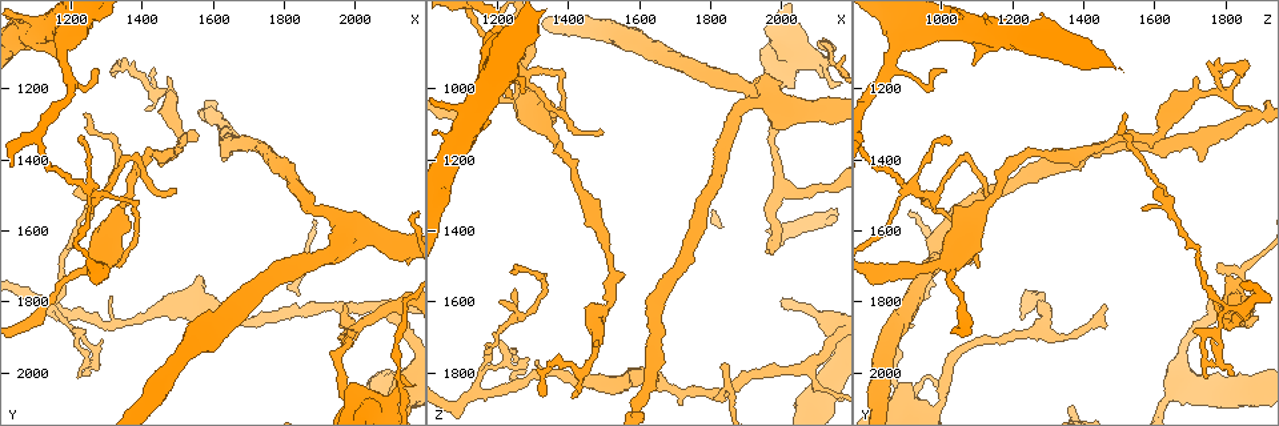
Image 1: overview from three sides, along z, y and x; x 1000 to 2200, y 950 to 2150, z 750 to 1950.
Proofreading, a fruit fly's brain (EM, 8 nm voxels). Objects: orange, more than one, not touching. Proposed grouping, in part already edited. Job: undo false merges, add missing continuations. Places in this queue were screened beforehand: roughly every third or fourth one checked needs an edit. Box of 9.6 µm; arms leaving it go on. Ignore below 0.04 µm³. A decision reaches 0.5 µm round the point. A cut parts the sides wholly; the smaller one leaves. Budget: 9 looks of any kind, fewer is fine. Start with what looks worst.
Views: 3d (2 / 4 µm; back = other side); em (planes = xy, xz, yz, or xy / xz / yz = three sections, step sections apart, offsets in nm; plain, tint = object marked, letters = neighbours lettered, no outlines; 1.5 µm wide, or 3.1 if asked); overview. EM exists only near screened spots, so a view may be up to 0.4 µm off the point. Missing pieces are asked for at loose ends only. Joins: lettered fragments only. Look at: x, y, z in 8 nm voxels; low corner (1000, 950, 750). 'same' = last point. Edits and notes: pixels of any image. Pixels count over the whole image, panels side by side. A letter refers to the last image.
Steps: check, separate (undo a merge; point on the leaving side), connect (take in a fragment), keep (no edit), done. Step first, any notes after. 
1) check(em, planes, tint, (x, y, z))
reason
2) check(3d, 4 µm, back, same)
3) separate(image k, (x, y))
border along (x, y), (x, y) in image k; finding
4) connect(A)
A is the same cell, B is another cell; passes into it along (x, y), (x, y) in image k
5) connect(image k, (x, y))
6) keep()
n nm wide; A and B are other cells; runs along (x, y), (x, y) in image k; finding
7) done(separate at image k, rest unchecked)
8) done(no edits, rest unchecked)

check(em, yz, step 8, tint, (1970, 1810, 1450))
branch stops here

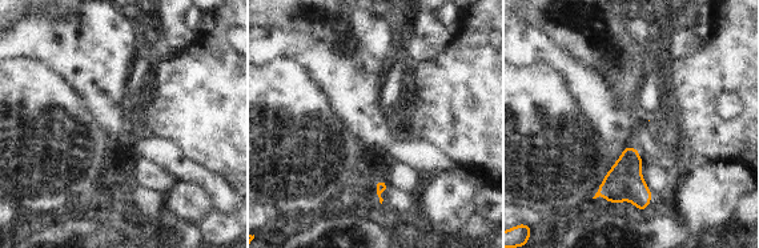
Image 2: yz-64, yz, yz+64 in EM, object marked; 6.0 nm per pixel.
check(em, planes, letters, same)

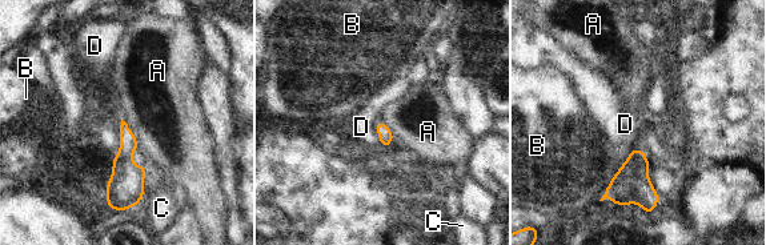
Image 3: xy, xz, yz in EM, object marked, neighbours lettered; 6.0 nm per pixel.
keep()
A, B, C and D are other cells; border along (121, 119), (137, 141), (139, 148) in image 3; none of them fits

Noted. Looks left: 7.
check(3d, 2 µm, (1240, 1470, 900))
sharp bend

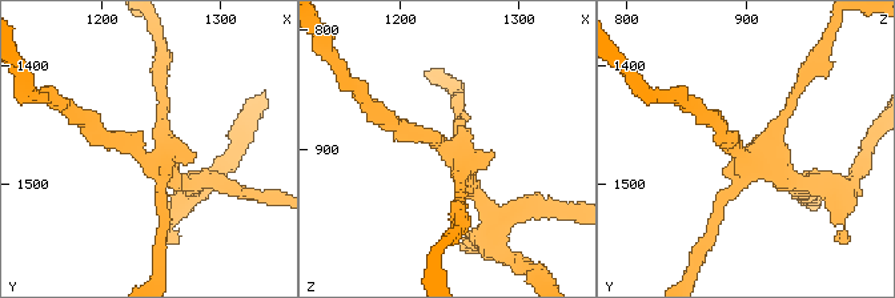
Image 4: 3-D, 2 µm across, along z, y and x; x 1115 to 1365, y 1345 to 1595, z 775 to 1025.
check(em, yz, step 8, tint, (1244, 1482, 898))

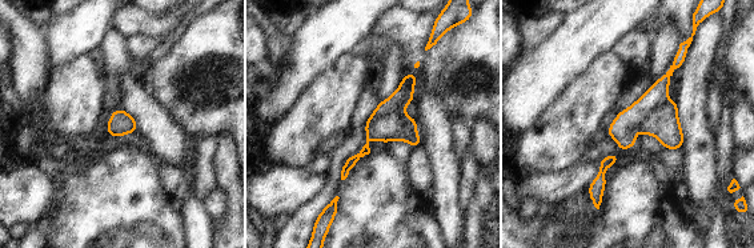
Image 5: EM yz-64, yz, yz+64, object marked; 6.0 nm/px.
check(em, planes, letters, same)
cut it another way

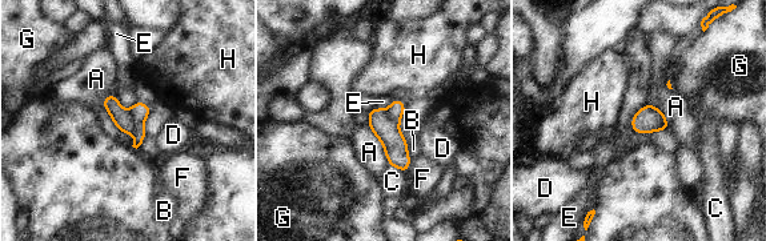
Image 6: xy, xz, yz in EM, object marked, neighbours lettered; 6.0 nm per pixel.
separate(image 6, (139, 112))
A, B, C, D, E, F, G and H are other cells; border along (128, 112), (132, 120), (132, 133) in image 6; a second cell is stuck on

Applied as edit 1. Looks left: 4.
done(separate at image 6, rest unchecked)

